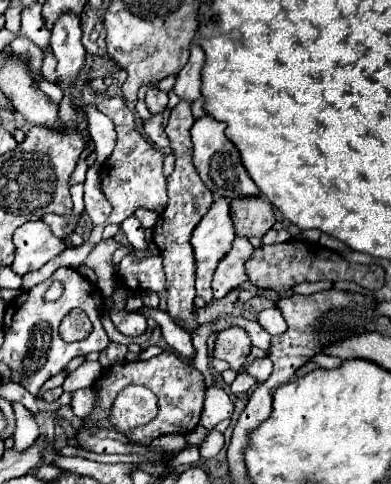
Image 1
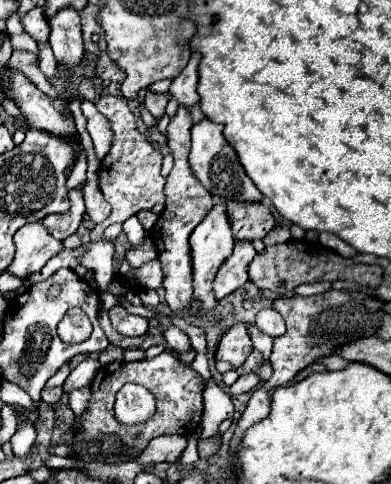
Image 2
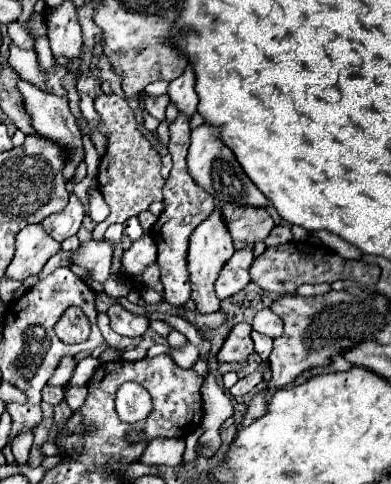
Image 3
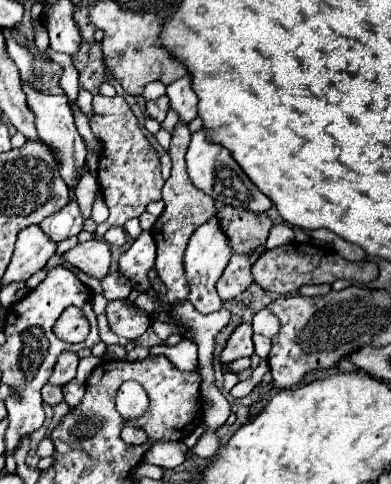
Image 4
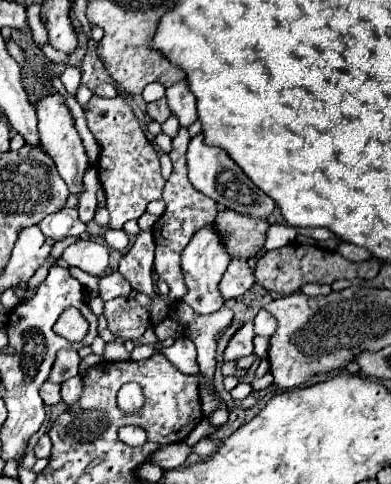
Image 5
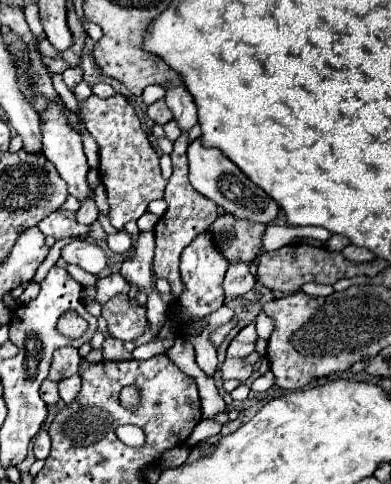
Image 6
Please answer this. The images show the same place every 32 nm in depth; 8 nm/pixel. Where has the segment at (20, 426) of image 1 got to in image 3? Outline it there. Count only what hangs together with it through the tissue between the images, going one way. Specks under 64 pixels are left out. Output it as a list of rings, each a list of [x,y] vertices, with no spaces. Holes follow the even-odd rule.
[[[22,430],[12,438],[12,452],[14,452],[14,456],[20,464],[28,462],[32,442],[34,442],[34,432],[32,430]]]

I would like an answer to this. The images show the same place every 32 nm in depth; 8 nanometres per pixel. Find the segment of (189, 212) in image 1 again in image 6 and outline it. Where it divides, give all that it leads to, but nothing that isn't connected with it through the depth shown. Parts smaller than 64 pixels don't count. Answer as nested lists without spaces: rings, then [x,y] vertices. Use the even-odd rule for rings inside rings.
[[[182,132],[180,138],[174,142],[174,150],[170,154],[172,164],[174,164],[174,172],[166,184],[164,190],[164,200],[168,202],[168,208],[164,212],[164,216],[158,220],[156,228],[154,228],[154,236],[156,236],[156,252],[154,252],[154,274],[158,278],[164,278],[170,282],[172,288],[172,296],[180,296],[182,294],[182,280],[180,280],[180,254],[182,250],[192,242],[192,238],[200,232],[204,232],[208,228],[208,224],[212,224],[212,220],[216,220],[218,216],[218,206],[208,200],[206,196],[200,196],[200,192],[196,192],[188,180],[188,160],[186,160],[186,148],[188,148],[188,132]]]

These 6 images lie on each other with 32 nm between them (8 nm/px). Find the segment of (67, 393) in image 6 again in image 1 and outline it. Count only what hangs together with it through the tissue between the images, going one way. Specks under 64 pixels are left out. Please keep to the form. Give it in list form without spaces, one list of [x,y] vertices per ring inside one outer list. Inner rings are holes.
[[[82,388],[82,390],[76,390],[74,392],[74,398],[72,398],[72,410],[78,418],[86,420],[92,416],[92,412],[96,410],[96,390],[94,388]]]

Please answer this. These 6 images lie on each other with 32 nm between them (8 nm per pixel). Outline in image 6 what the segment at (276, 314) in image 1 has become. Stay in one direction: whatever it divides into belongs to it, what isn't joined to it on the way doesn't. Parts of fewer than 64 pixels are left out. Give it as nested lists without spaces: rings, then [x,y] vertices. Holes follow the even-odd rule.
[[[260,312],[258,314],[258,318],[256,318],[256,332],[258,332],[260,338],[266,338],[268,340],[268,336],[272,332],[272,318],[268,318],[266,312]]]

